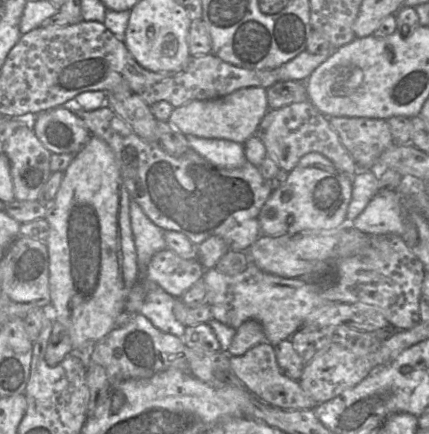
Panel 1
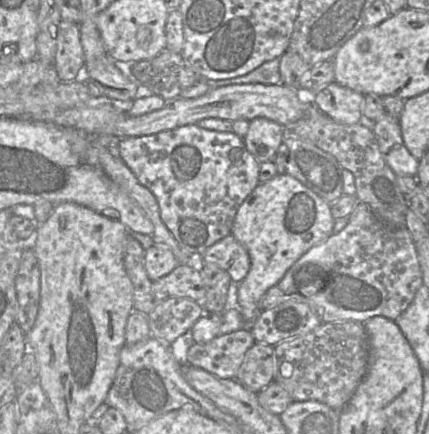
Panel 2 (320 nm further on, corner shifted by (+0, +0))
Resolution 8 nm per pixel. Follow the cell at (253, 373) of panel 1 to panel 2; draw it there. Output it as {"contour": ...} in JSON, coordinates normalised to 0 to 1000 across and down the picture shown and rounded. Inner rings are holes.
{"contour":[[[580,753],[508,772],[483,790],[452,790],[436,811],[436,834],[513,871],[548,873],[571,813],[594,790]]]}

